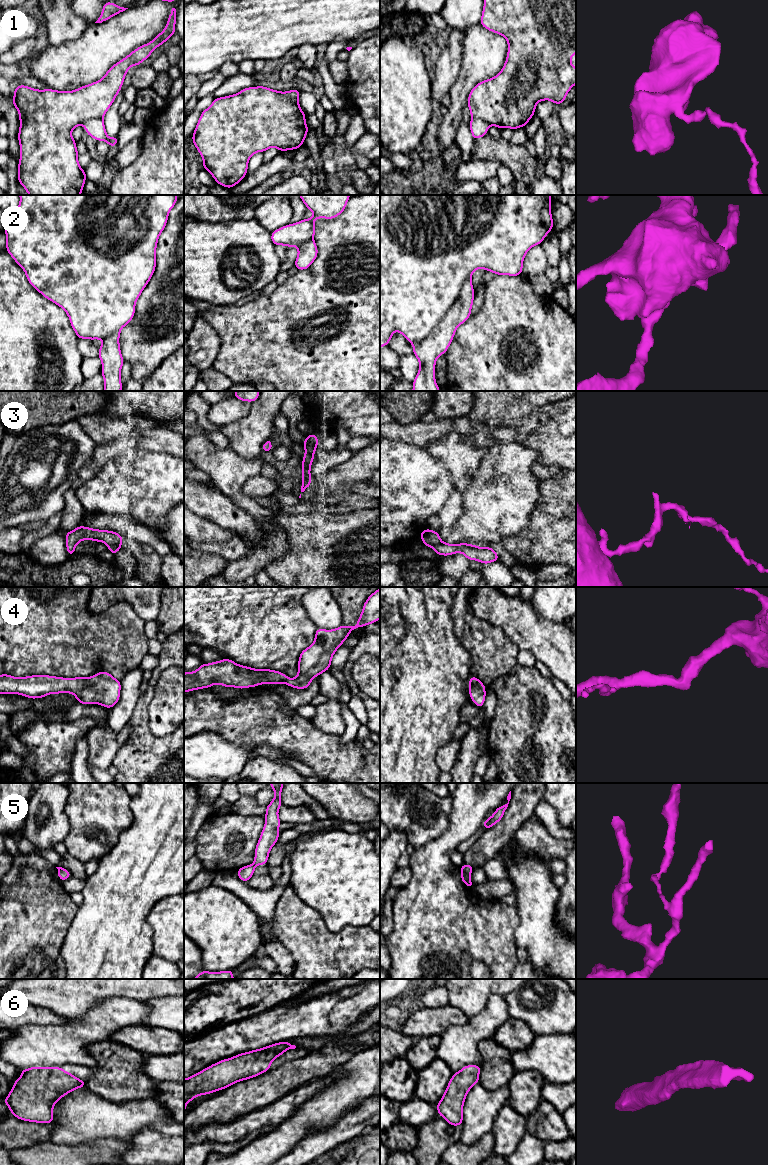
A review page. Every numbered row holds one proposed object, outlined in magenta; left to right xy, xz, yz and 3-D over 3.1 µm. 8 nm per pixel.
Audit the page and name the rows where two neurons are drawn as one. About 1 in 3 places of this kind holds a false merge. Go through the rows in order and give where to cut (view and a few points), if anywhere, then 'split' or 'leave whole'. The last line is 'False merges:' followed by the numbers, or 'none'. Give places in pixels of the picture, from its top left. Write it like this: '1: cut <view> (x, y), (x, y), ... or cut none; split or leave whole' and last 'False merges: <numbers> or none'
1: cut xy (102, 117), (89, 119), (84, 125); split
2: cut none; leave whole
3: cut xy (120, 544), (108, 546); split
4: cut none; leave whole
5: cut xz (253, 863), (255, 866); split
6: cut none; leave whole
False merges: 1, 3, 5

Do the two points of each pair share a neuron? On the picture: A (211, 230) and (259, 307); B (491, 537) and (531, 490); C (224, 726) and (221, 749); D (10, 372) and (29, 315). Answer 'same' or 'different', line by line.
A: different
B: same
C: different
D: same

